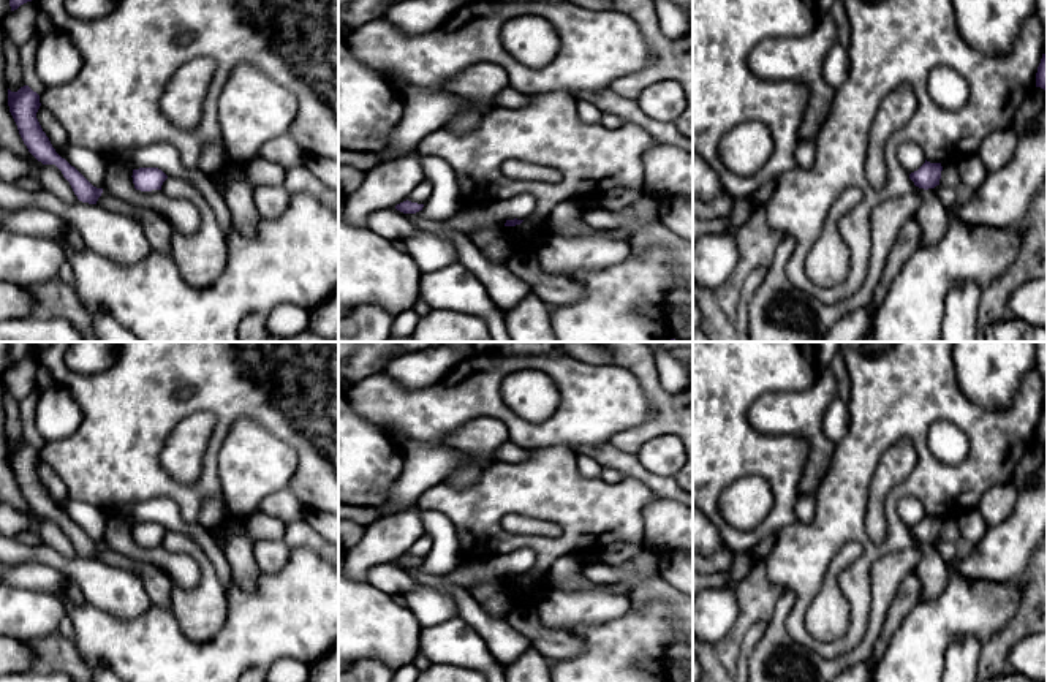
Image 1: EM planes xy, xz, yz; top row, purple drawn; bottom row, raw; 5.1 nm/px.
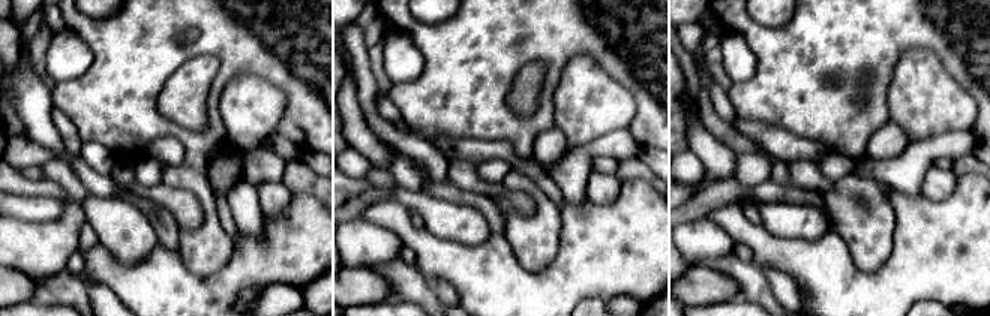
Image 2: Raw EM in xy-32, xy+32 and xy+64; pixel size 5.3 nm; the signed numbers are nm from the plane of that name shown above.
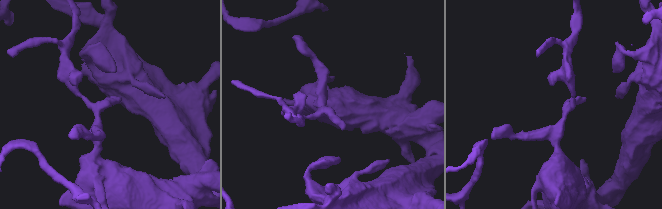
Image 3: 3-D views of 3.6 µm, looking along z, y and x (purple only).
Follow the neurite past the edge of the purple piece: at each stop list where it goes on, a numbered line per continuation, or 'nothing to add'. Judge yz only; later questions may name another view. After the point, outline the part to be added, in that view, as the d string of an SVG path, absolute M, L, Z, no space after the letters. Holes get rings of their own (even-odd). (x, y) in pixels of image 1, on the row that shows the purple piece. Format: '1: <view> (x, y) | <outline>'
nothing to add

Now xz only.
nothing to add

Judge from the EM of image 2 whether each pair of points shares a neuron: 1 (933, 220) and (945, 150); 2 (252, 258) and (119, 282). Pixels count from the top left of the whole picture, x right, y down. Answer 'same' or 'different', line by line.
1: different
2: same

